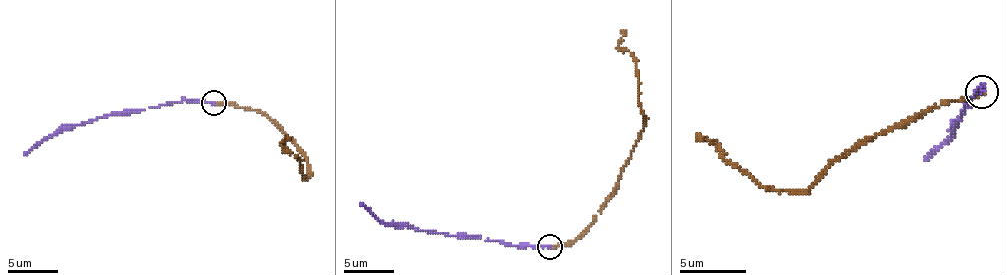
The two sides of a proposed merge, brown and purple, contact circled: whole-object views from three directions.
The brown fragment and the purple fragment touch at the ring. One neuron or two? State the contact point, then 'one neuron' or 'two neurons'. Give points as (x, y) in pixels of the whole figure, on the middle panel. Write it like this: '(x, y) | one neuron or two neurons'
(550, 246) | one neuron

